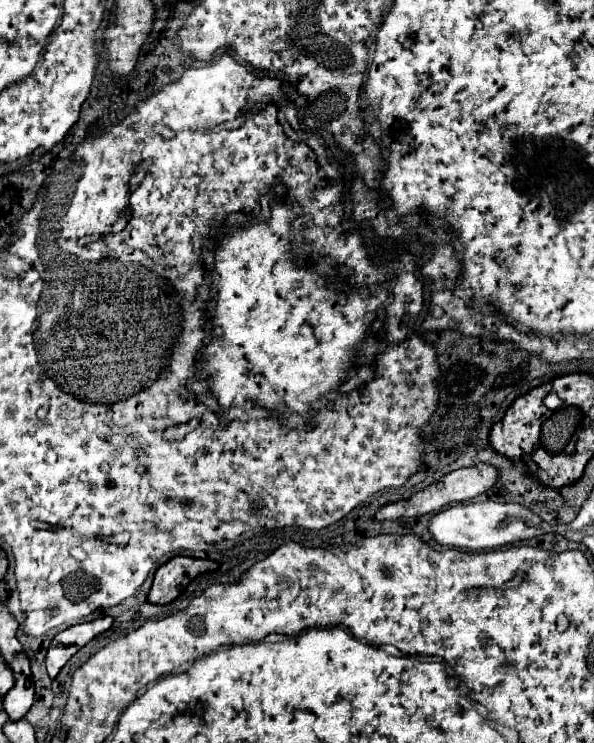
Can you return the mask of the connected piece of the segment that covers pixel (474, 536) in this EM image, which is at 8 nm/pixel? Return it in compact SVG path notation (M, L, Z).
M488 500L488 502L476 502L476 504L456 504L438 512L430 520L430 532L436 538L436 542L444 546L466 548L476 552L476 550L494 550L506 544L540 536L544 534L542 522L544 520L540 516L536 516L532 510L528 510L522 504L500 504L500 502Z

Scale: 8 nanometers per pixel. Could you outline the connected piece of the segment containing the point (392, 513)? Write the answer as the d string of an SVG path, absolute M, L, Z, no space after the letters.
M476 464L476 466L470 466L470 468L460 468L460 470L454 470L446 476L442 476L438 482L430 484L428 488L412 494L410 498L406 500L398 500L398 502L392 502L392 504L386 504L382 506L374 520L396 520L396 518L410 518L410 516L422 516L422 514L430 514L430 512L438 512L442 506L450 504L450 502L462 502L462 500L470 500L482 492L486 492L488 488L494 486L498 478L498 472L496 468L492 468L490 464Z

